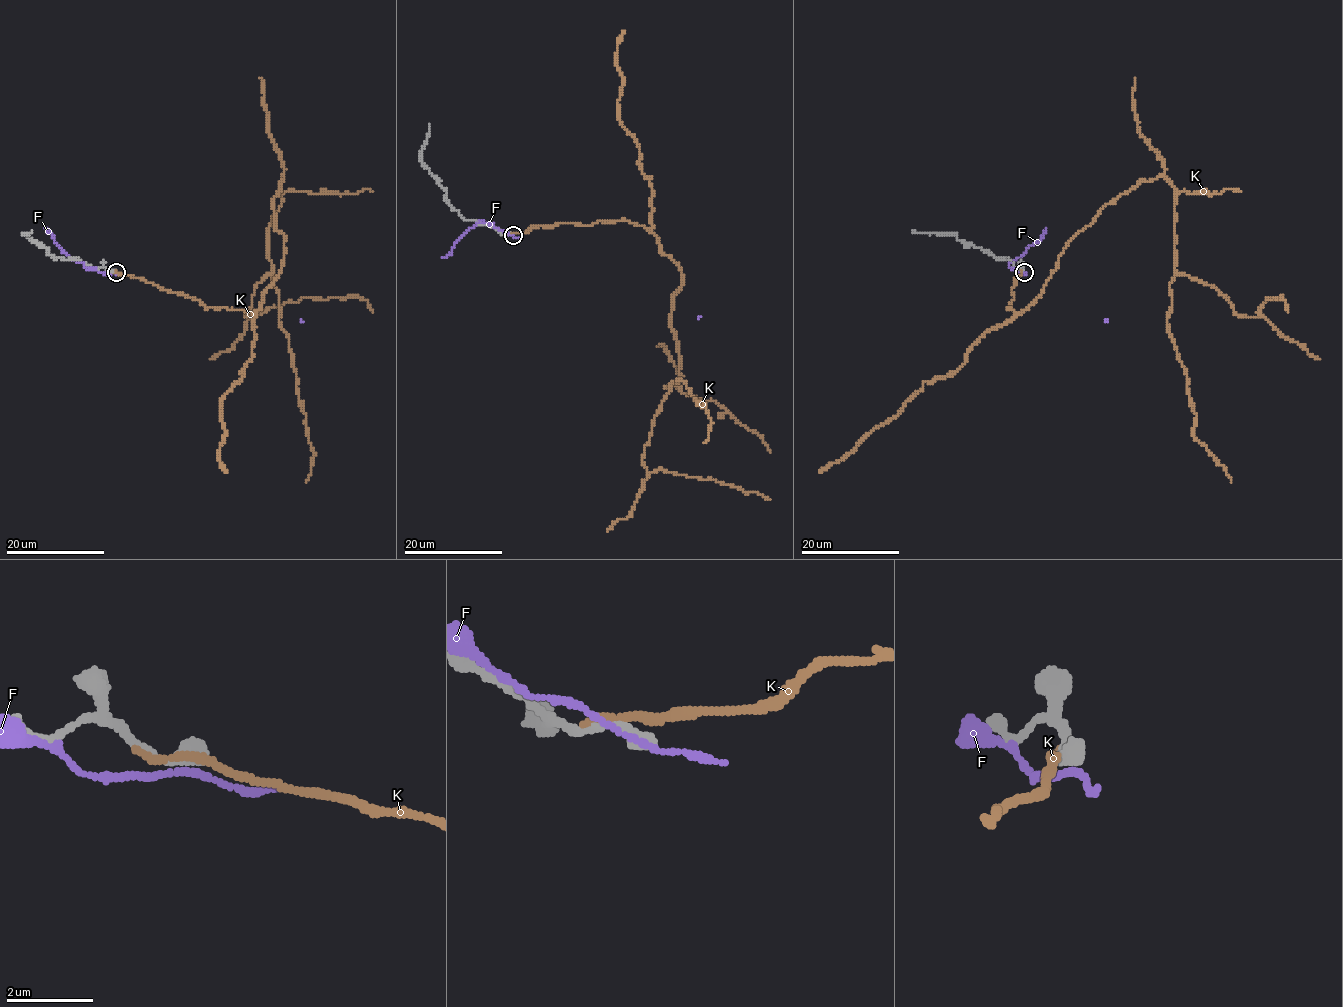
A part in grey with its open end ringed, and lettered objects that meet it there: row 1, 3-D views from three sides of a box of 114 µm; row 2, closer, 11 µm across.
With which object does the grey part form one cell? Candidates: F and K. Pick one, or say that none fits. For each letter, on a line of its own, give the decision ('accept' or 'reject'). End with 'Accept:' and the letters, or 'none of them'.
F: reject
K: reject
Accept: none of them

